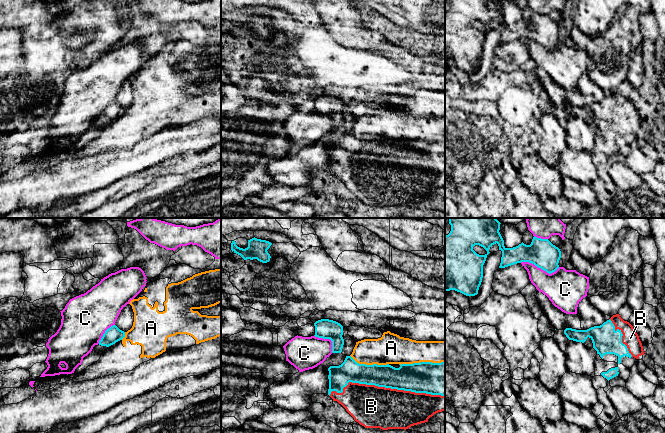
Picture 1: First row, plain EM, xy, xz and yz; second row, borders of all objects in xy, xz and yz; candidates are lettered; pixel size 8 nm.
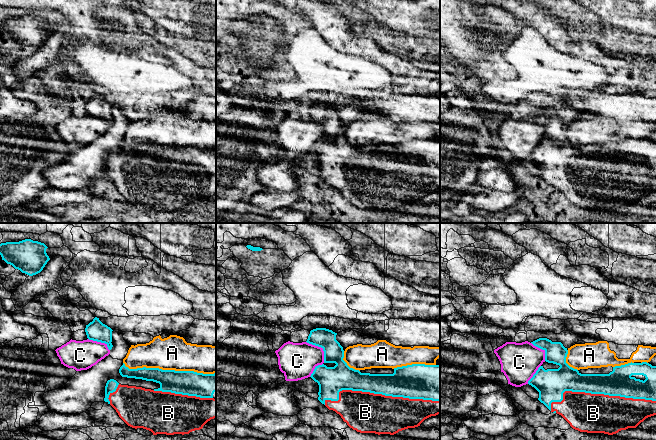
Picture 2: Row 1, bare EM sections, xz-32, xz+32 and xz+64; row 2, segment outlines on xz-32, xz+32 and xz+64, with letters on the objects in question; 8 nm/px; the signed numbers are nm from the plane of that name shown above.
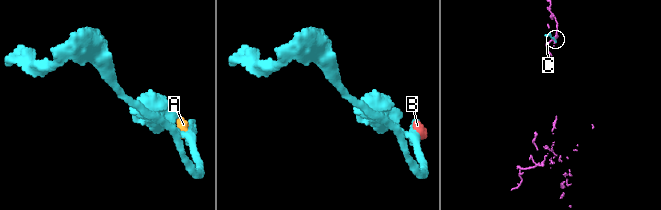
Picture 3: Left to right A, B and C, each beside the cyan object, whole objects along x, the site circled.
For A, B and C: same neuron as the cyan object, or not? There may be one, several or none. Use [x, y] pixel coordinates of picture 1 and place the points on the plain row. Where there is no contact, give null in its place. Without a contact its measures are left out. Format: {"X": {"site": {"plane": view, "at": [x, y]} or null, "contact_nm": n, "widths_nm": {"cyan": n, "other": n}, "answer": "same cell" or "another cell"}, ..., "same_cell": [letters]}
{"A": {"site": {"plane": "xz", "at": [421, 138]}, "contact_nm": 360, "widths_nm": {"cyan": 260, "other": 240}, "answer": "another cell"}, "B": {"site": {"plane": "xz", "at": [386, 163]}, "contact_nm": 950, "widths_nm": {"cyan": 220, "other": 340}, "answer": "same cell"}, "C": {"site": {"plane": "yz", "at": [540, 43]}, "contact_nm": 320, "widths_nm": {"cyan": 220, "other": 300}, "answer": "another cell"}, "same_cell": ["B"]}

